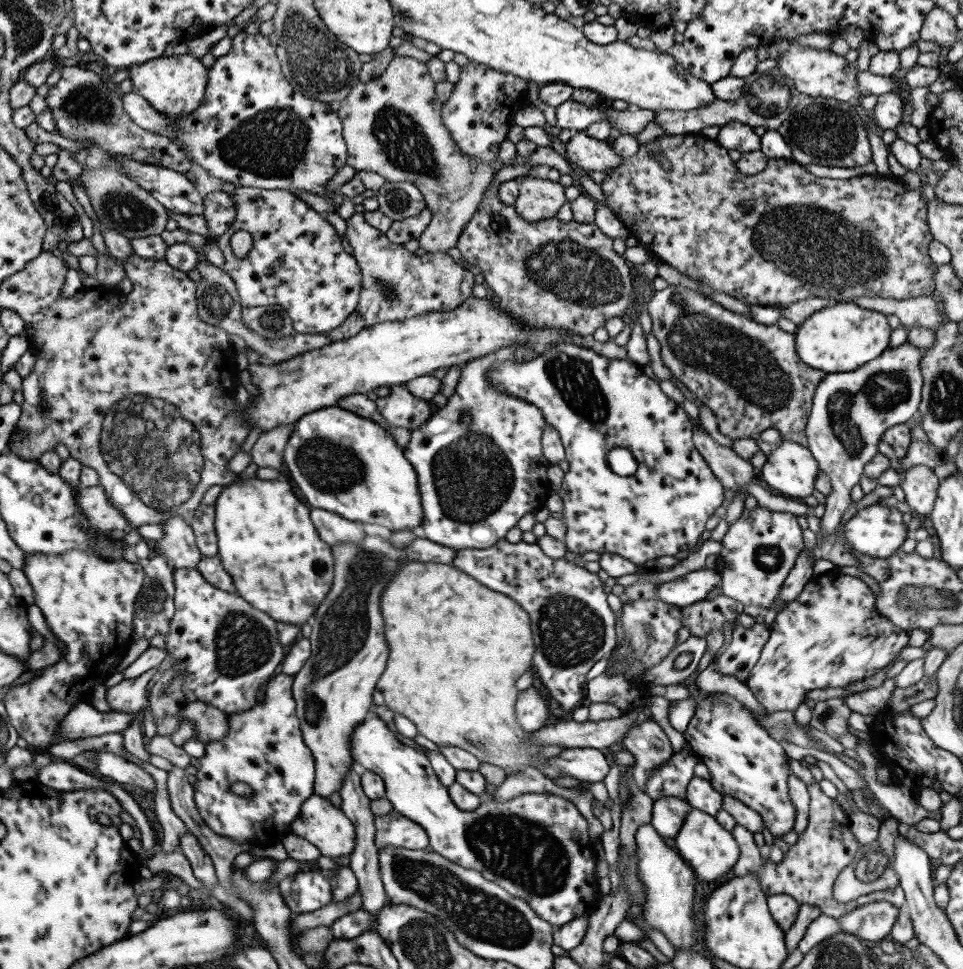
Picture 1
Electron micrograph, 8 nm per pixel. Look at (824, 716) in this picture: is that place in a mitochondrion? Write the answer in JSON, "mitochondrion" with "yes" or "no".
{"mitochondrion":"yes"}

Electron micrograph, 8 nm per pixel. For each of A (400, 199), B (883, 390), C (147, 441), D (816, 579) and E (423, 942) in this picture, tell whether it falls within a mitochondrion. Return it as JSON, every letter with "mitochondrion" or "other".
{"A":"mitochondrion","B":"mitochondrion","C":"mitochondrion","D":"other","E":"mitochondrion"}

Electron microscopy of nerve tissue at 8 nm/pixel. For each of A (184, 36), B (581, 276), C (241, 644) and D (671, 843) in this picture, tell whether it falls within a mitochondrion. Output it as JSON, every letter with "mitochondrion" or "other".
{"A":"other","B":"mitochondrion","C":"mitochondrion","D":"other"}

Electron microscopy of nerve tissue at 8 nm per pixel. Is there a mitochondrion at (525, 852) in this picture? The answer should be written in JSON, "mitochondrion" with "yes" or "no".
{"mitochondrion":"yes"}

